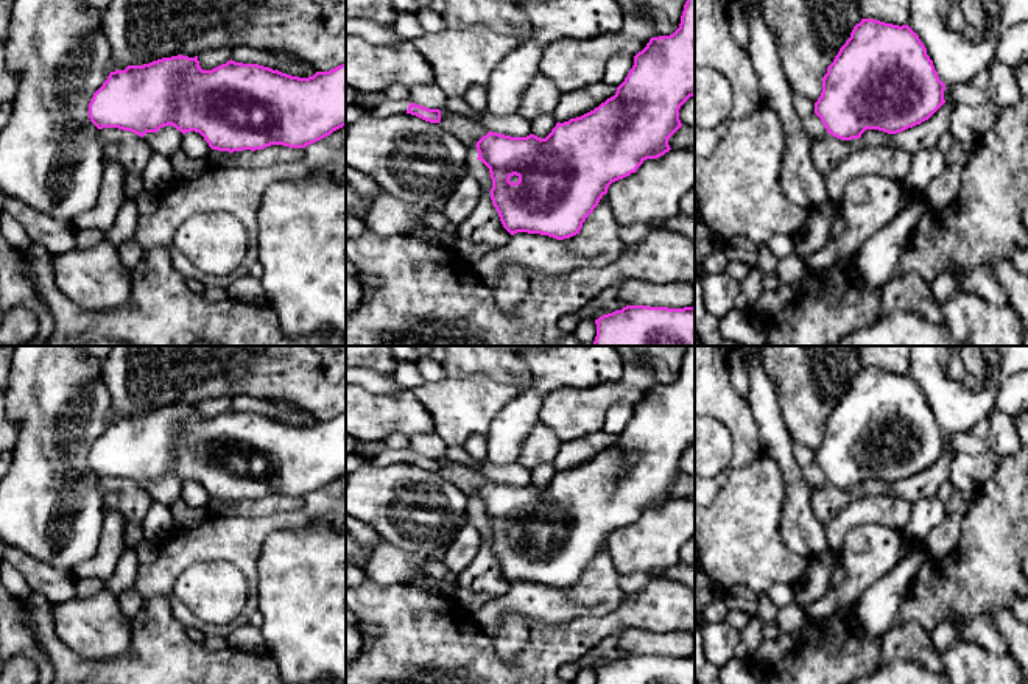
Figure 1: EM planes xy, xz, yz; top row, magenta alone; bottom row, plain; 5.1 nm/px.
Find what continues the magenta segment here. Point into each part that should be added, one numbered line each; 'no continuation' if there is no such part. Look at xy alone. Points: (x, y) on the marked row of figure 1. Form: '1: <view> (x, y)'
no continuation

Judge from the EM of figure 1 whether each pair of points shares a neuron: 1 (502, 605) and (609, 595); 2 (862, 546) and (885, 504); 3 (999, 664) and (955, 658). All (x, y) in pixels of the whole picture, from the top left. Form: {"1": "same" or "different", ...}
{"1": "same", "2": "different", "3": "same"}

